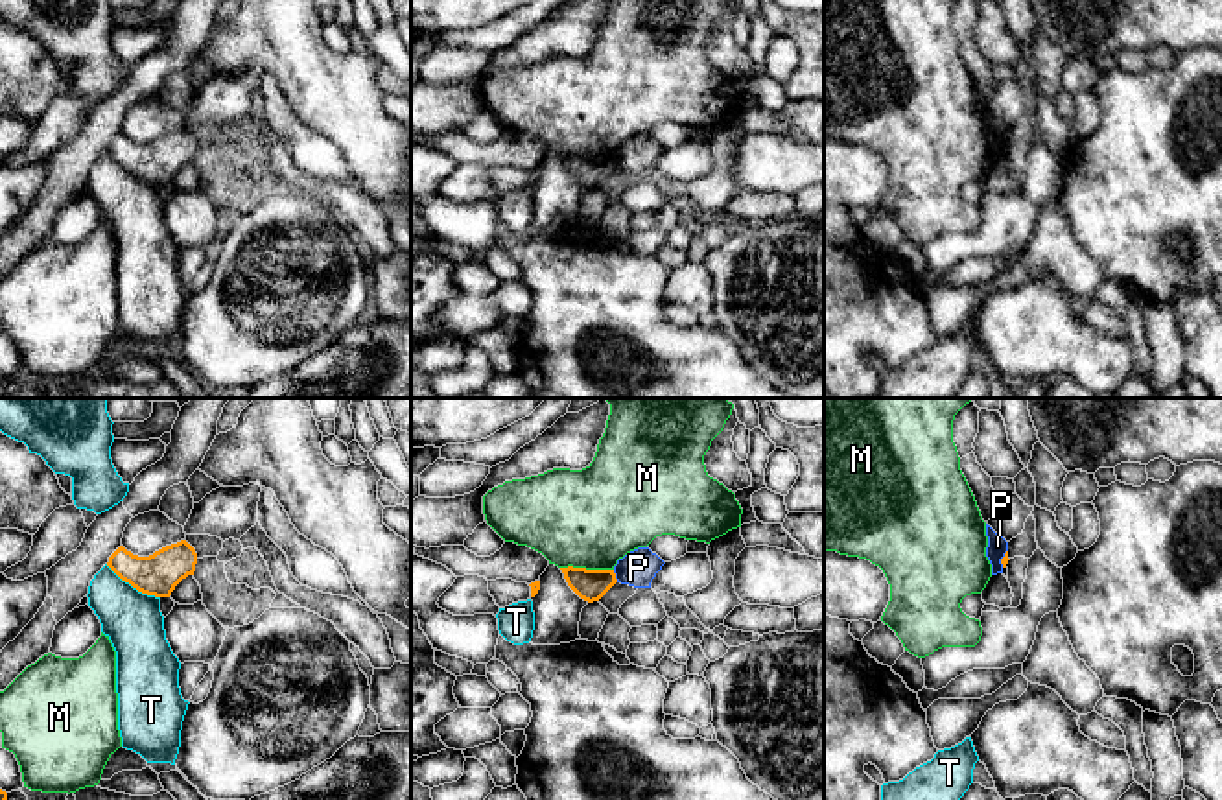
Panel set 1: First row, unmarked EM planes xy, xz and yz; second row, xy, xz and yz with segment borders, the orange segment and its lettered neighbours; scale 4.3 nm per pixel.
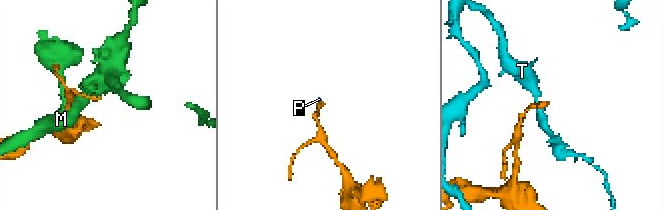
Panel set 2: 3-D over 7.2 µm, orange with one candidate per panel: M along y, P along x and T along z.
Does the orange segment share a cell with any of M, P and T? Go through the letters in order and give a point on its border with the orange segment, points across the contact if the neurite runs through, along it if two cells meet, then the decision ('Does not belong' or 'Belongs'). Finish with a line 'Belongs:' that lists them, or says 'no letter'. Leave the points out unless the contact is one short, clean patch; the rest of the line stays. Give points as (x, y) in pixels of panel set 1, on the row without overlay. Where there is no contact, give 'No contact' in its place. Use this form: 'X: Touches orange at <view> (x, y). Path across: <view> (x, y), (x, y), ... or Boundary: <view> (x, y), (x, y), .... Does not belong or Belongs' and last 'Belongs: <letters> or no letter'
M: Touches orange at xz (585, 155). Does not belong
P: Touches orange at xz (614, 163). Boundary: xz (612, 157), (618, 168). Does not belong
T: Touches orange at xy (133, 174). Boundary: xy (105, 152), (139, 177), (159, 185). Does not belong
Belongs: no letter

